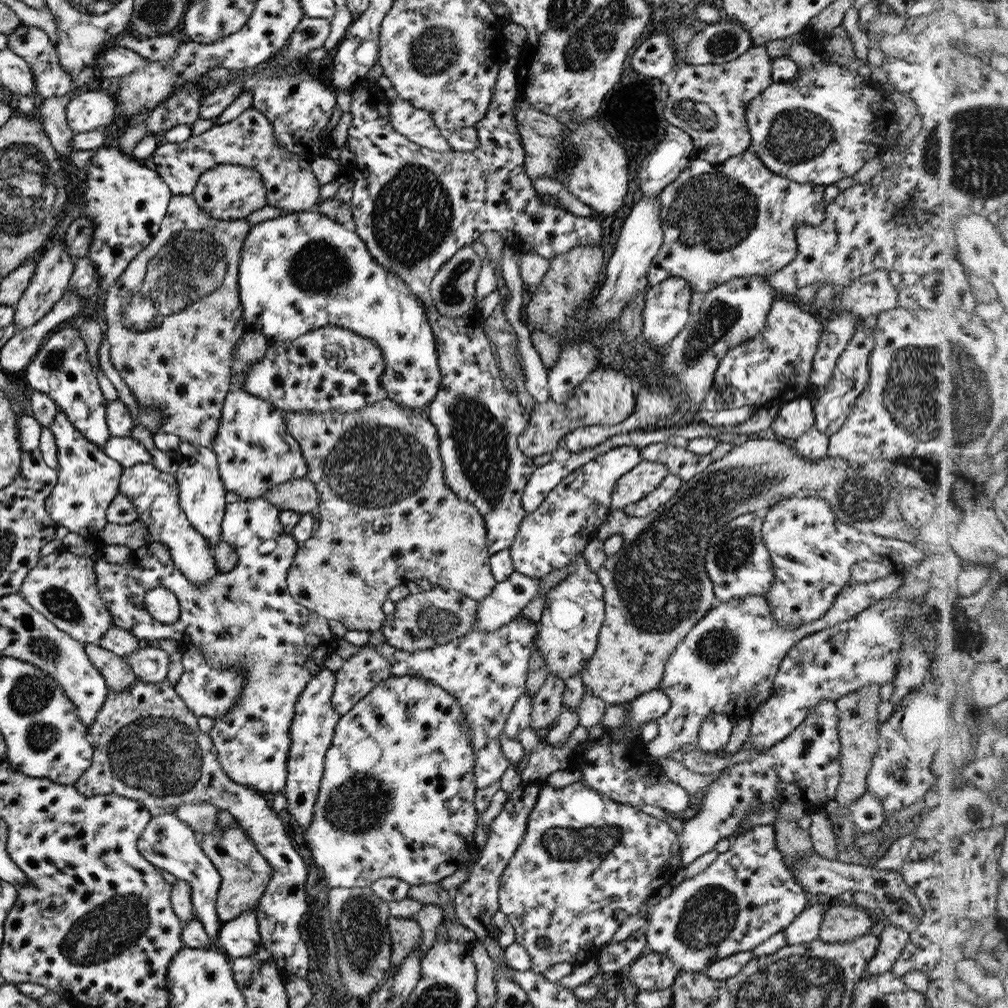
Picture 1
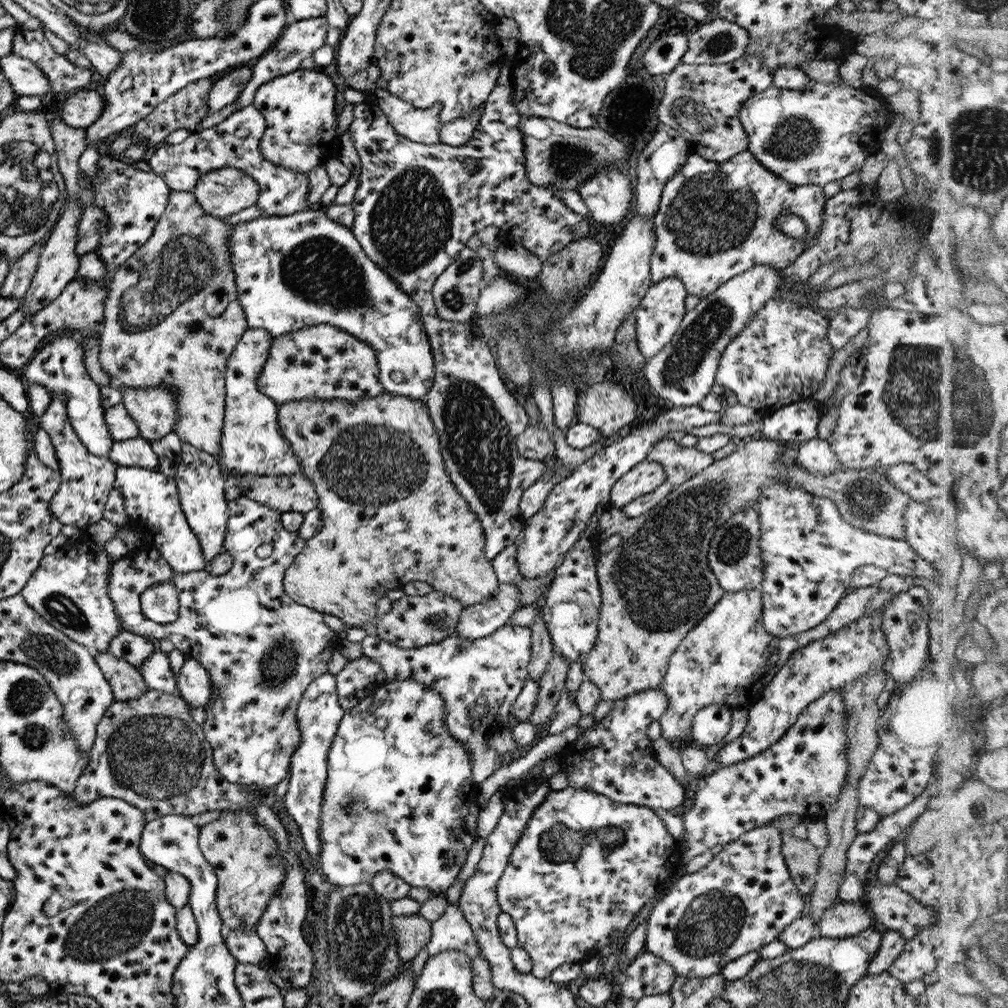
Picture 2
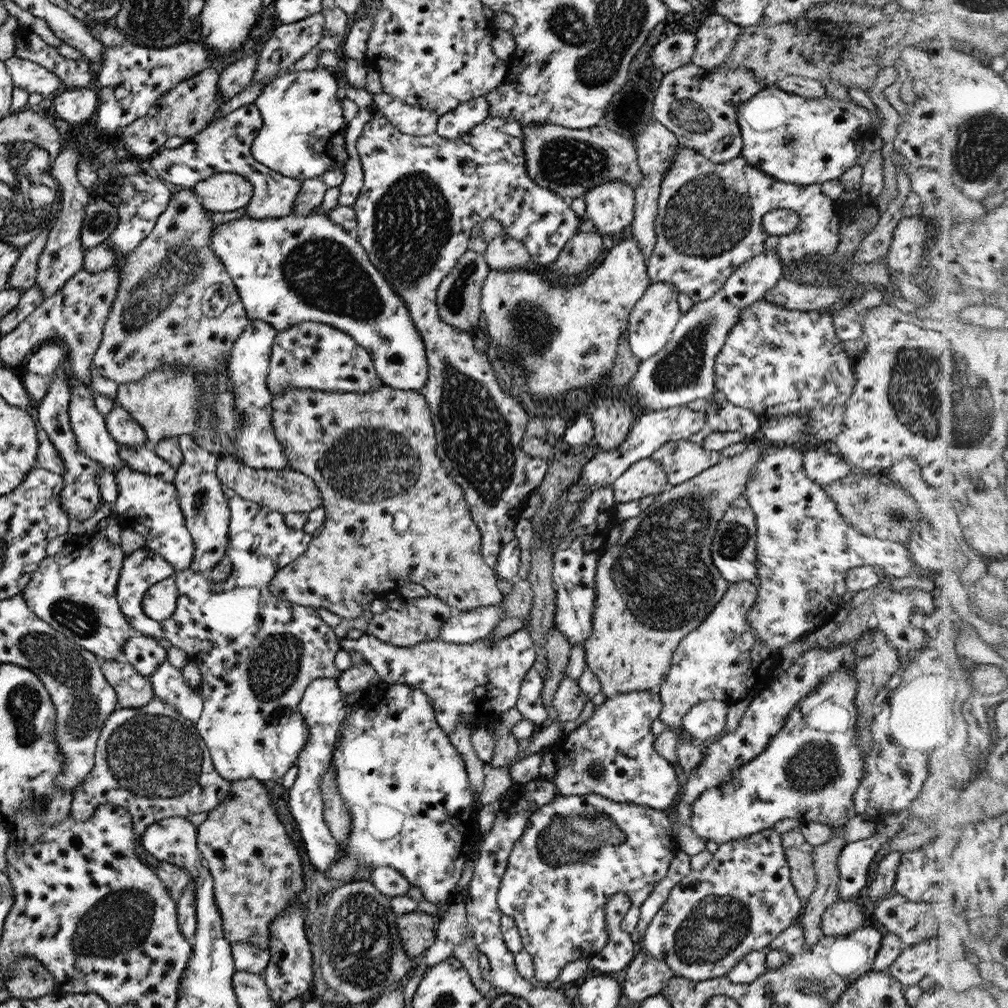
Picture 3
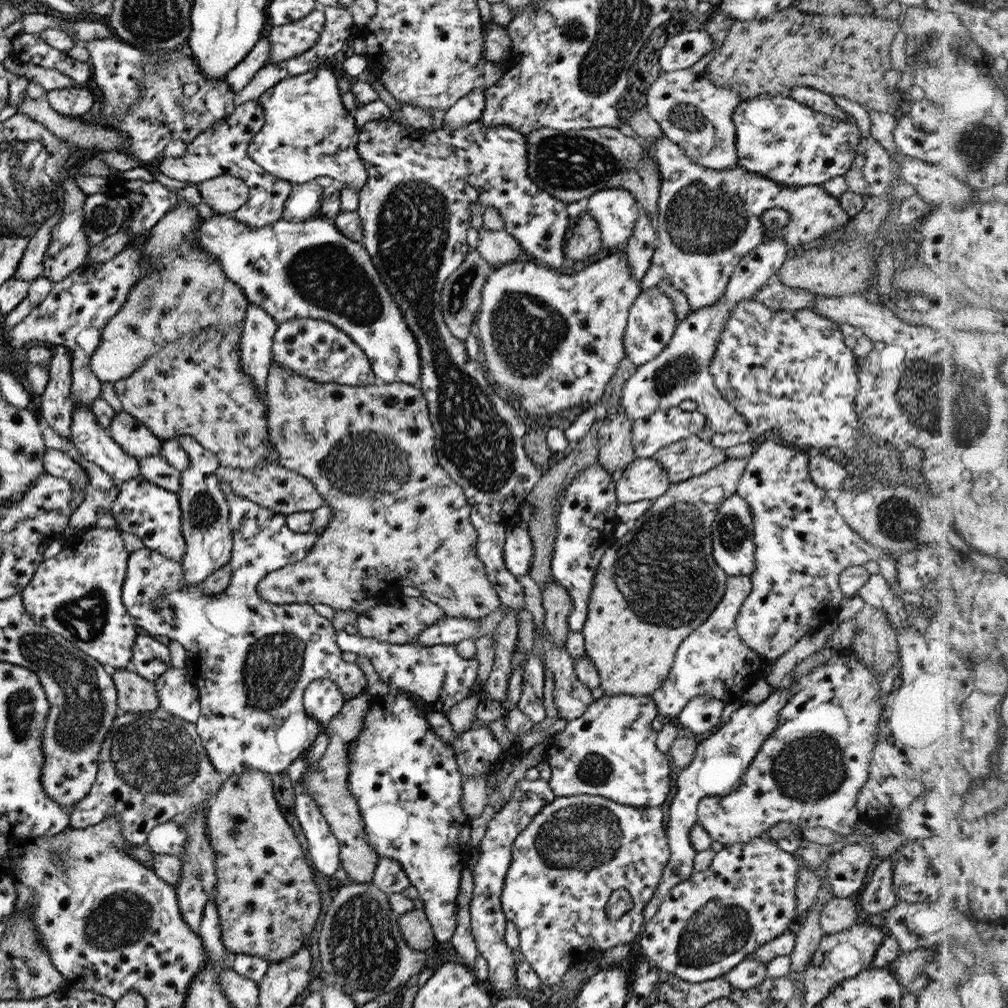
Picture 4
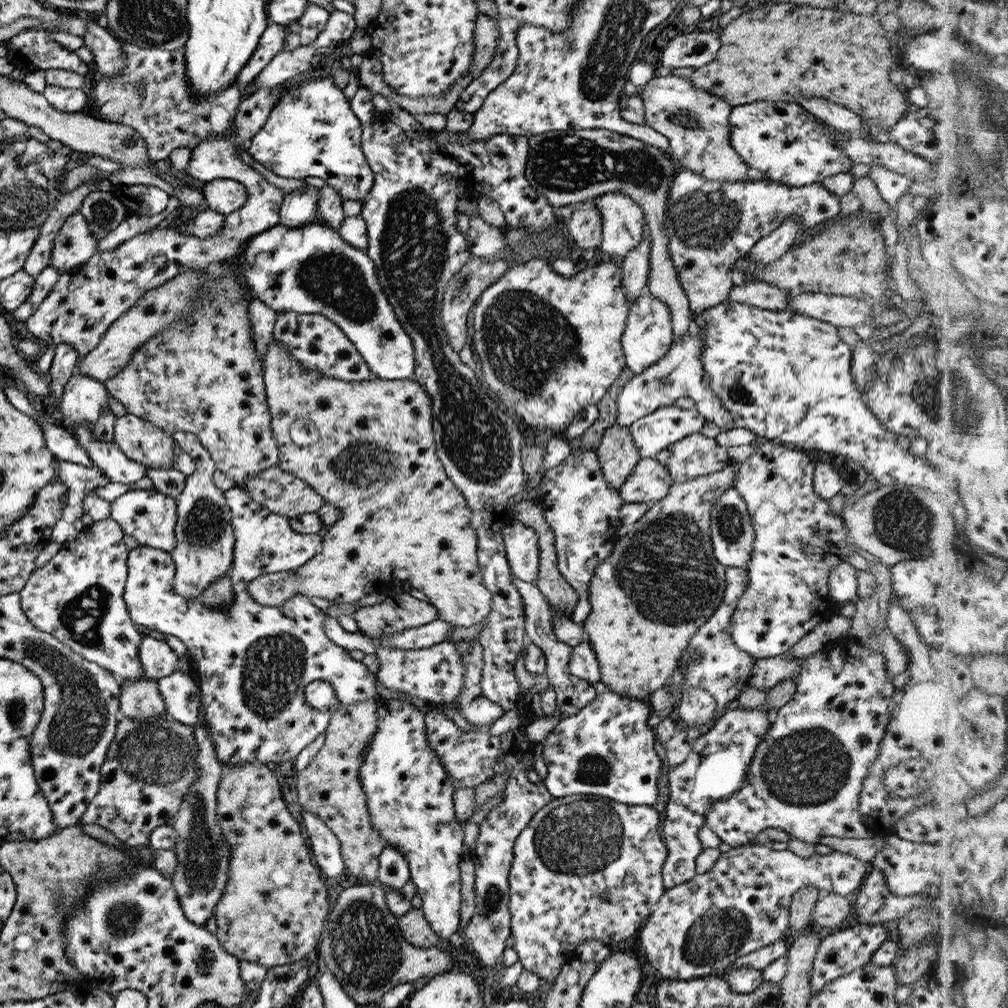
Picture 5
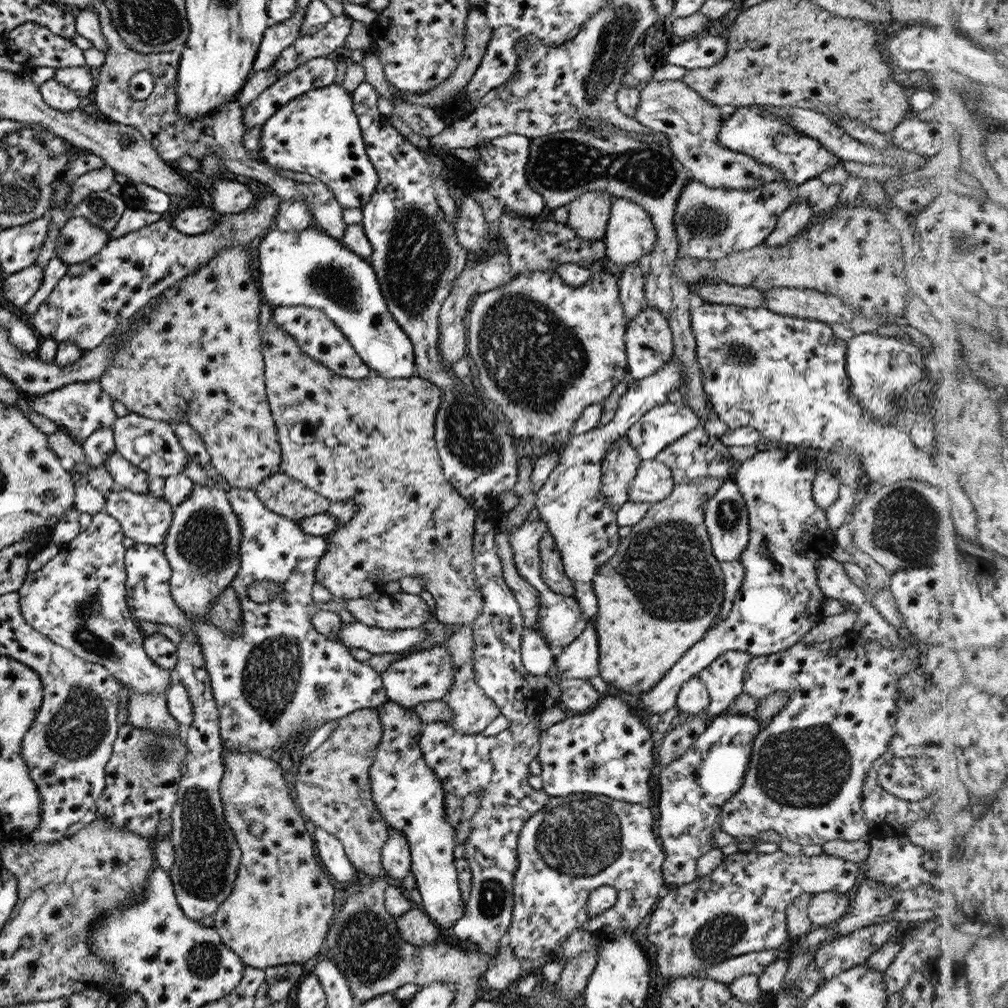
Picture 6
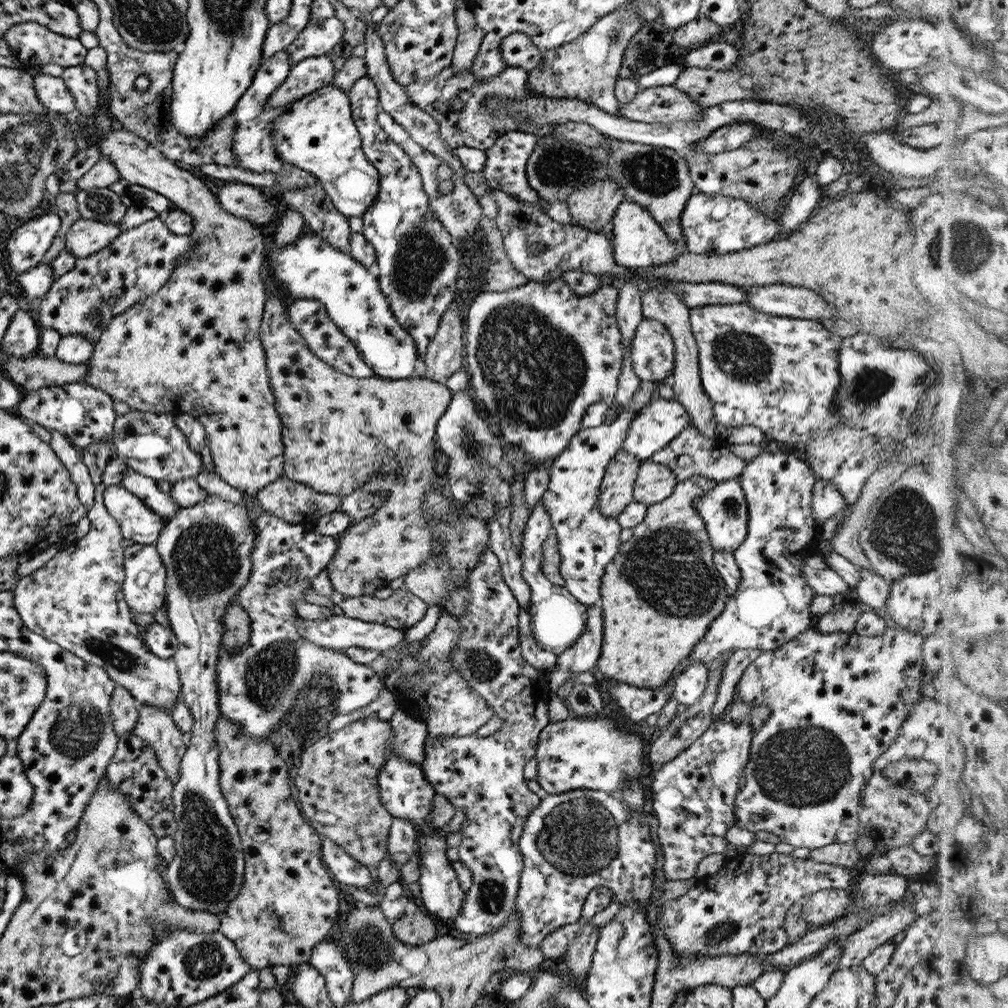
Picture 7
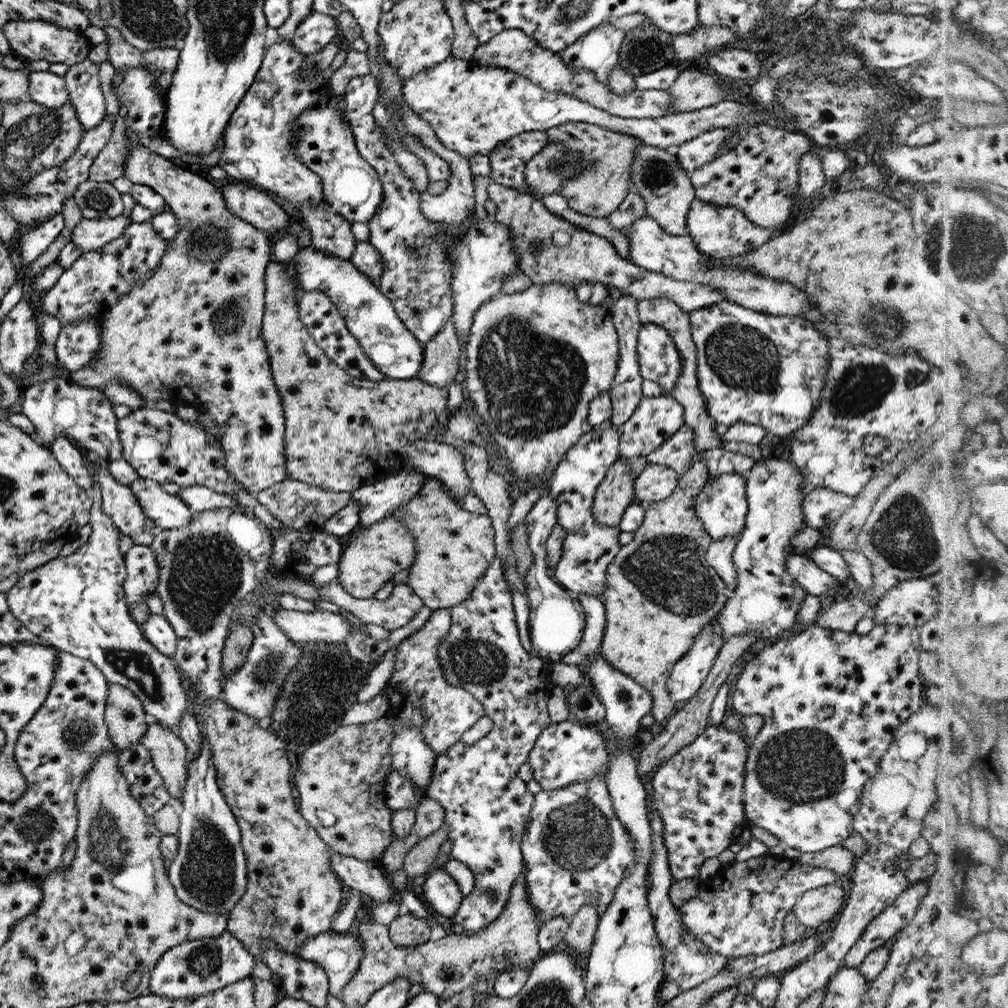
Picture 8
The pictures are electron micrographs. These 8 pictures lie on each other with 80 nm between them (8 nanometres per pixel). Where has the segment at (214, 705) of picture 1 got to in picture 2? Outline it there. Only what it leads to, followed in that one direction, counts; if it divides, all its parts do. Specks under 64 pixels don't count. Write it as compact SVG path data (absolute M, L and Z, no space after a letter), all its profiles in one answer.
M189 656L176 674L176 690L188 706L200 706L203 709L212 698L212 684L207 671Z

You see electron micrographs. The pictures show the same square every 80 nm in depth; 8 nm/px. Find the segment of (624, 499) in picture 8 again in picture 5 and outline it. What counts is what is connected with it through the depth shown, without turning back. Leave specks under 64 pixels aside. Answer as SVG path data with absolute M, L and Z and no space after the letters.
M613 423L599 436L596 446L596 459L600 464L606 483L618 493L619 486L625 477L632 471L637 462L638 452L628 427Z

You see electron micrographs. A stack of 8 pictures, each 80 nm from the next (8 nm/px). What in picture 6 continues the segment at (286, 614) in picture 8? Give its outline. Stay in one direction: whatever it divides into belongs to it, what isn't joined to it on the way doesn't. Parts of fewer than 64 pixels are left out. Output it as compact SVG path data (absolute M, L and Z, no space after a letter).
M362 622L339 623L339 631L329 642L336 642L346 646L348 650L359 647L370 654L393 654L409 650L427 638L423 628L409 628L402 630L381 630L367 626Z

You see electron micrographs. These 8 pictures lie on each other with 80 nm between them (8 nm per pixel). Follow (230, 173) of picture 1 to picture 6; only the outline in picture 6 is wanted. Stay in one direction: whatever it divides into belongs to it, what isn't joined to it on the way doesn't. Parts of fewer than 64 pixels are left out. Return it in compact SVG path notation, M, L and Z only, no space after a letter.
M232 177L217 178L212 182L210 208L219 215L238 215L252 207L253 203L253 193Z

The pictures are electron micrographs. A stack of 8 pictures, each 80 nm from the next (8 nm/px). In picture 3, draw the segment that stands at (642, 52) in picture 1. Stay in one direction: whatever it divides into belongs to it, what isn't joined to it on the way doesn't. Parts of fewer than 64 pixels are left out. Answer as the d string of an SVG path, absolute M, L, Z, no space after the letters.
M683 32L667 36L659 44L655 44L651 52L651 63L663 75L685 64L691 64L695 44L695 34Z

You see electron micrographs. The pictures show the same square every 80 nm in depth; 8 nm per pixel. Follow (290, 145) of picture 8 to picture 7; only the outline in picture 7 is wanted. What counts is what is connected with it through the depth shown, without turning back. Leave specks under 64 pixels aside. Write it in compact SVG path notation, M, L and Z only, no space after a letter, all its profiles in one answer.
M281 49L267 58L267 61L263 61L257 67L253 80L249 87L234 104L232 110L234 121L236 122L236 130L234 130L234 135L231 144L231 154L237 162L236 166L243 170L249 170L249 172L271 172L271 174L277 173L277 178L275 179L275 185L273 188L279 192L285 189L298 189L307 185L312 187L316 185L316 178L309 172L305 172L299 168L295 168L289 164L285 164L277 157L275 157L275 144L273 144L272 128L274 127L273 121L275 117L282 113L288 106L296 100L289 100L286 104L282 106L276 106L275 108L268 108L266 106L266 100L268 99L287 78L289 74L289 69L293 66L291 61L289 61L289 55L287 55L286 49Z

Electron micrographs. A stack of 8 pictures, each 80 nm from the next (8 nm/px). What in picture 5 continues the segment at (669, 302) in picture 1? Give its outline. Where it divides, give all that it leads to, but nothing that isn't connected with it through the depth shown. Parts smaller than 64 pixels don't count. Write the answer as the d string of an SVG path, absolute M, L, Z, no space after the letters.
M641 292L637 300L628 306L626 323L621 335L624 362L633 374L640 373L650 364L655 364L667 352L674 339L669 309L663 302L649 295L648 292Z

